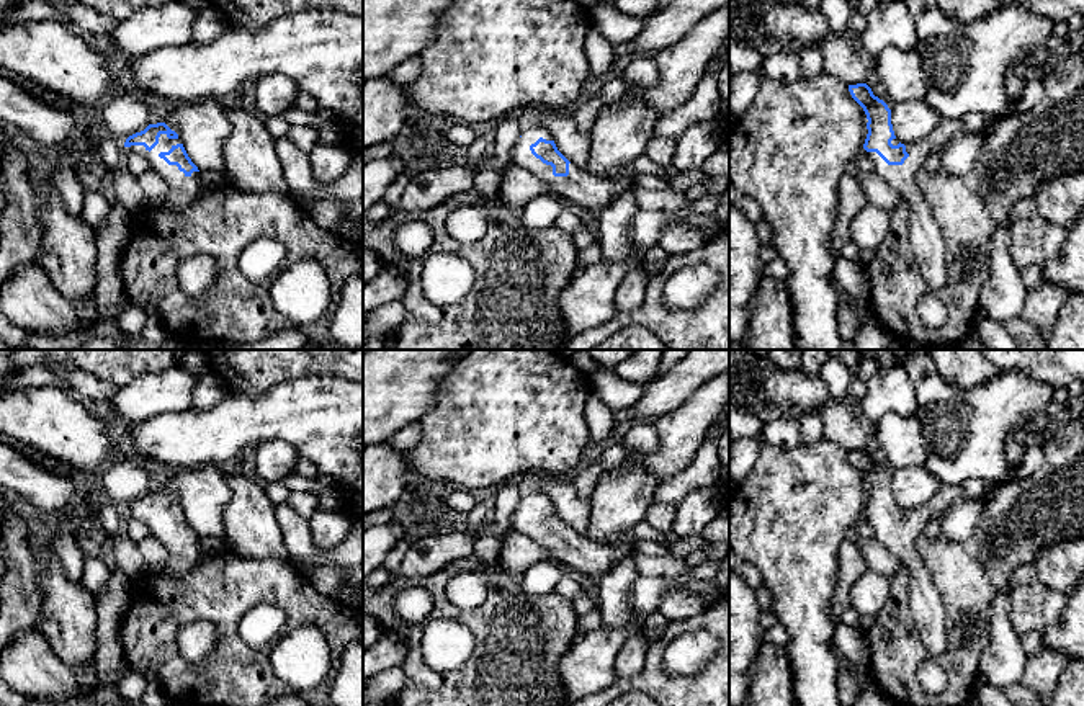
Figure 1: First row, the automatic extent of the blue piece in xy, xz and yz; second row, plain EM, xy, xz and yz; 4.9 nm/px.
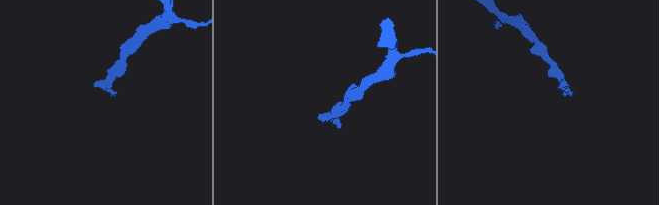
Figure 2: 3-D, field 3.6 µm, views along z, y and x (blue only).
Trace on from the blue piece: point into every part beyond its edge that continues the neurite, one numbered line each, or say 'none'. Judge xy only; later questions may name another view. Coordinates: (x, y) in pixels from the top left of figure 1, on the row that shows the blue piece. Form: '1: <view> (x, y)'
1: xy (174, 178)

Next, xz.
1: xz (595, 195)

